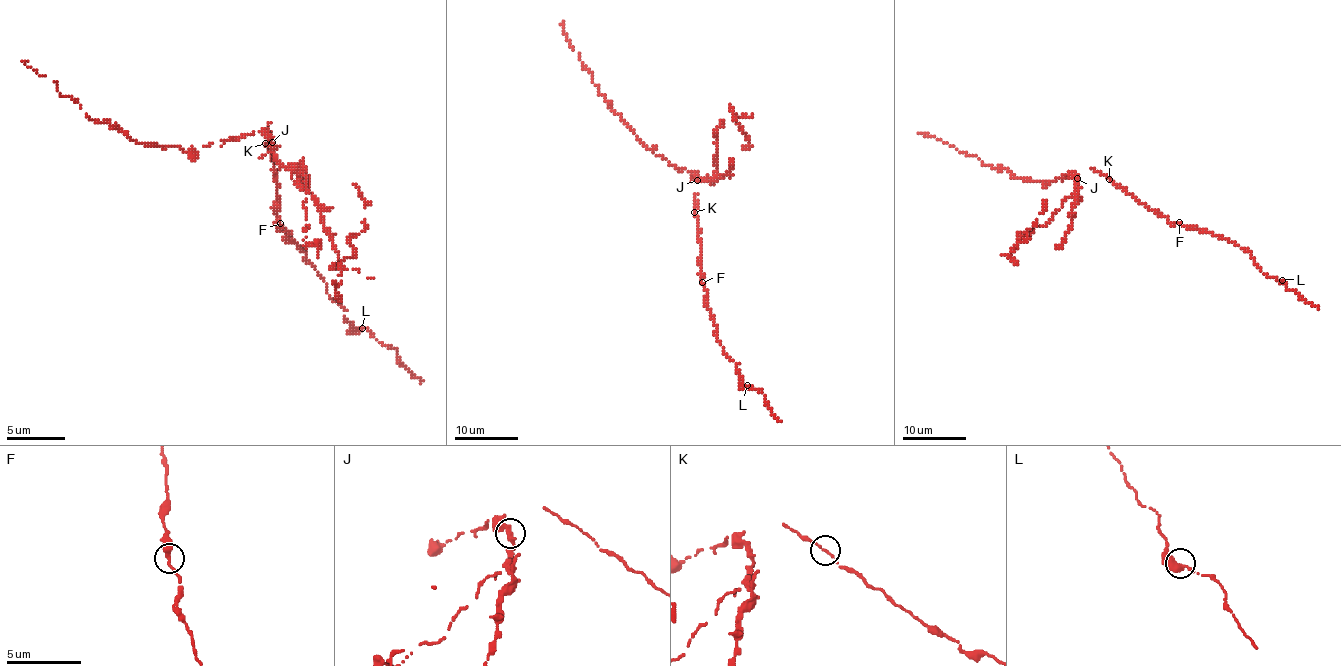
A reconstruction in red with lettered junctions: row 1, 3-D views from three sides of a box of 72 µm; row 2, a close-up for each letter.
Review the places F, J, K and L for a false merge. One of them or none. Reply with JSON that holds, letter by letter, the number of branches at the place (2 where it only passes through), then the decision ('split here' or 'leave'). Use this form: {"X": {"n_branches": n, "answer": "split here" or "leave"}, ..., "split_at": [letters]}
{"F": {"n_branches": 2, "answer": "leave"}, "J": {"n_branches": 3, "answer": "split here"}, "K": {"n_branches": 2, "answer": "leave"}, "L": {"n_branches": 3, "answer": "leave"}, "split_at": ["J"]}

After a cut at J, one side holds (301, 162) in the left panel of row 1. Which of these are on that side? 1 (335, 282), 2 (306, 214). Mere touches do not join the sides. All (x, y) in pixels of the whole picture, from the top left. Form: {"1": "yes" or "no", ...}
{"1": "yes", "2": "yes"}

